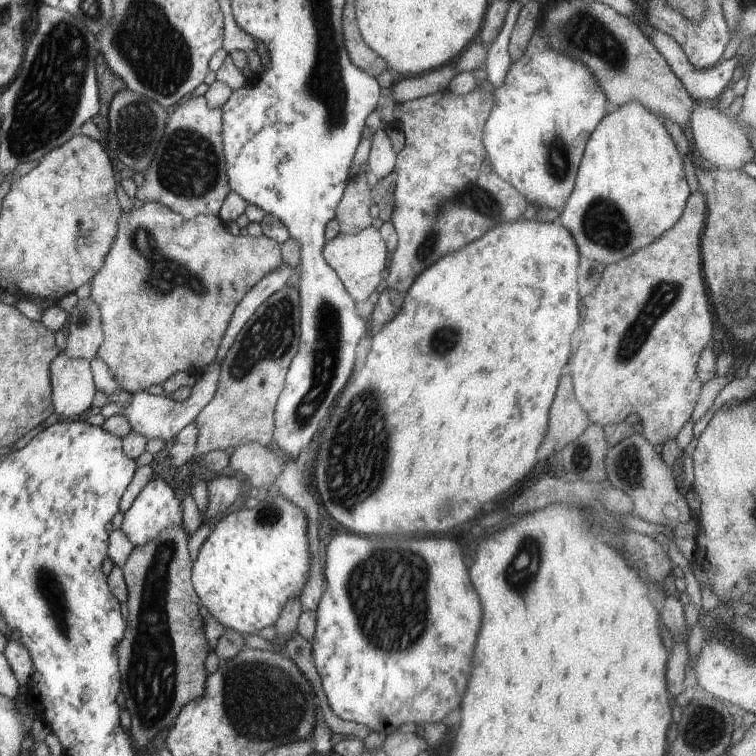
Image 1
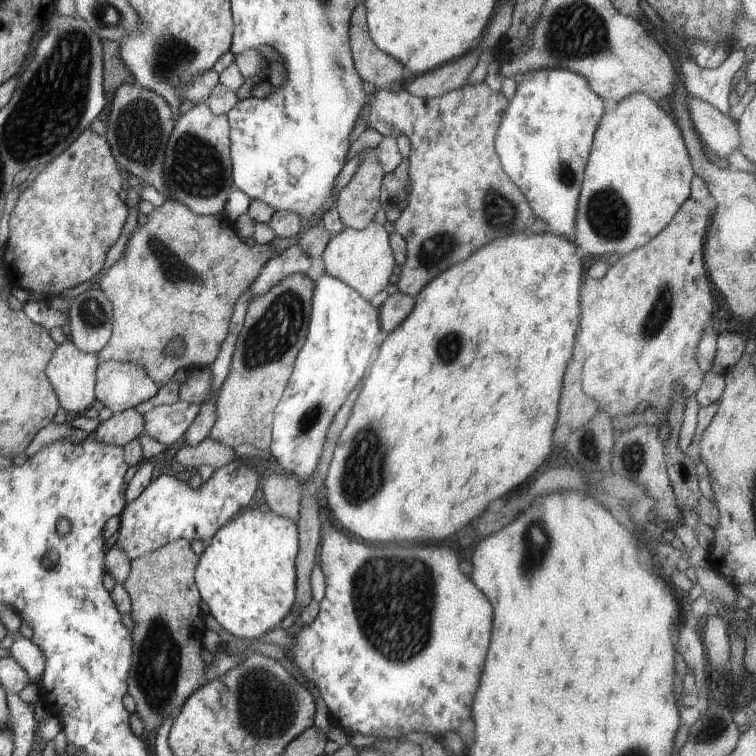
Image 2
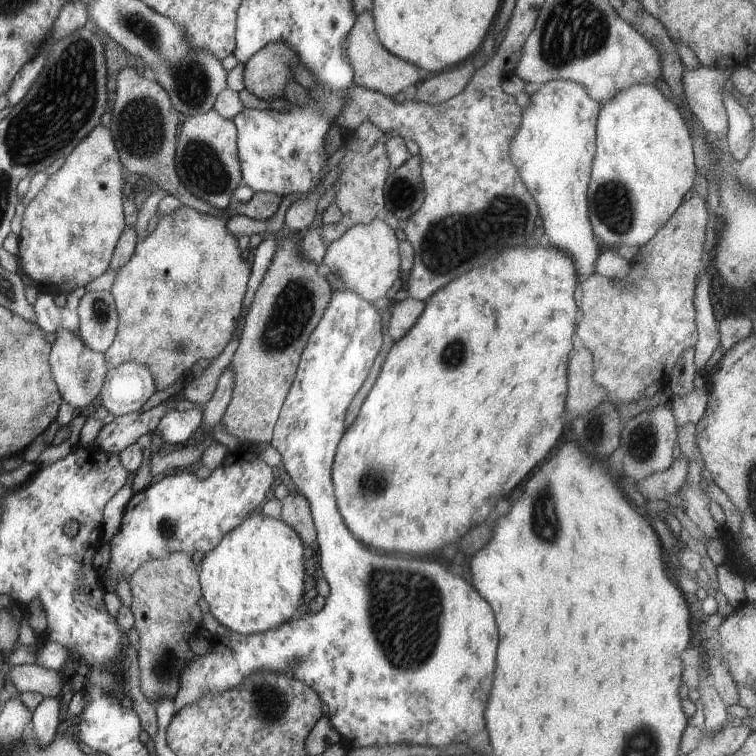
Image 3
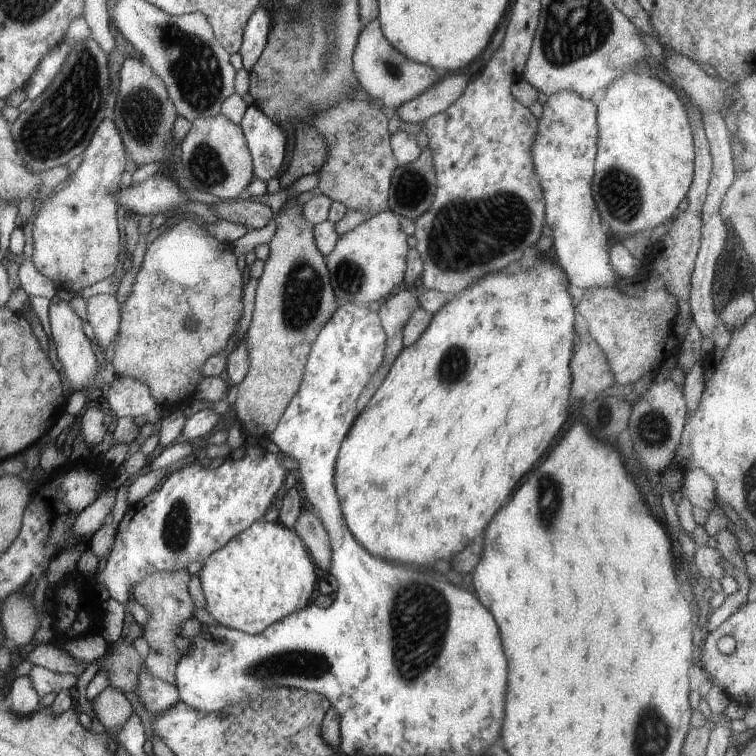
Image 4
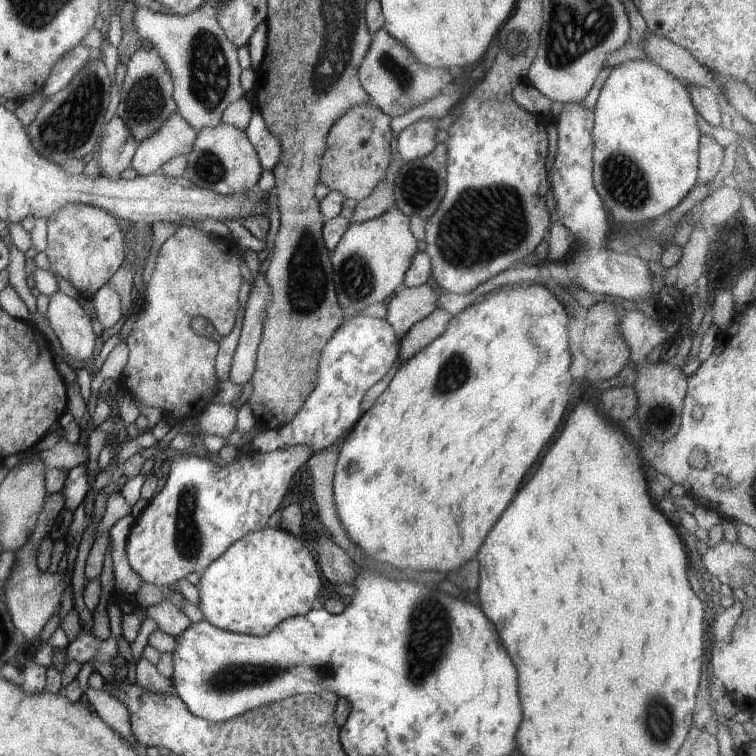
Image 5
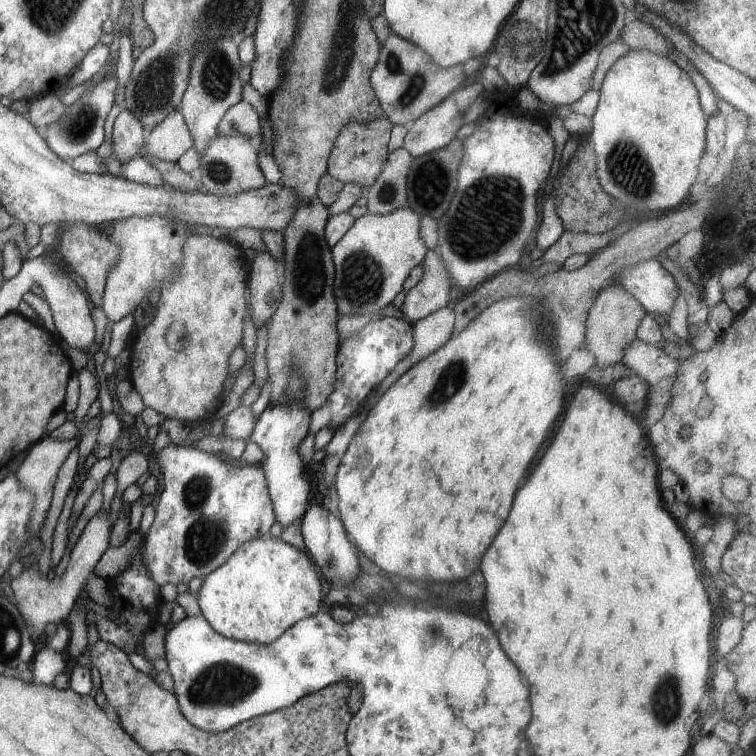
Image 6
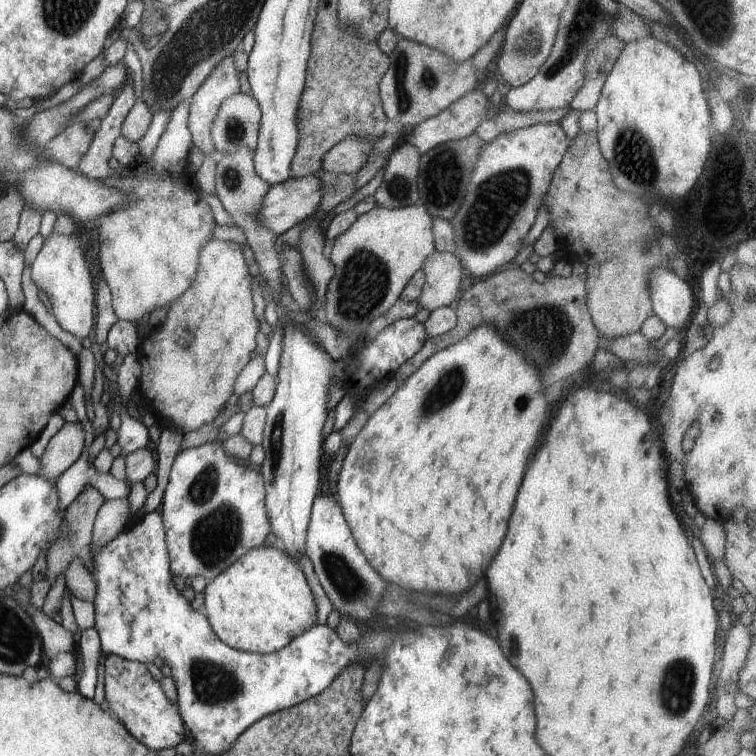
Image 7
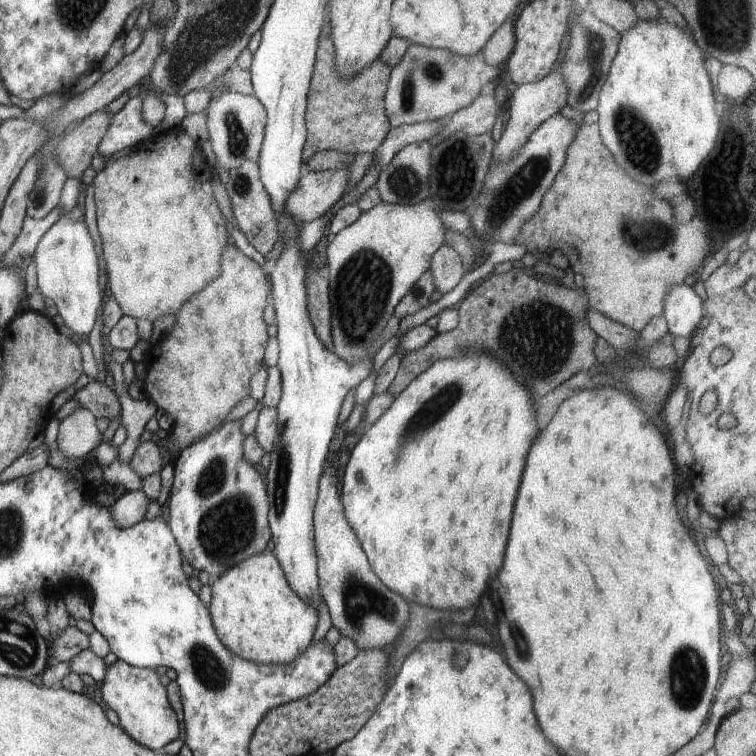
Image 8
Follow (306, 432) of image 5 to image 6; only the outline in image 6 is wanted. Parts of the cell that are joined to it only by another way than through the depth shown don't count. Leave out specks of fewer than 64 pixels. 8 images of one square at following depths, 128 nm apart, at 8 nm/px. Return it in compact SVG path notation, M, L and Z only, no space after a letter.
M394 317L369 321L358 333L339 343L335 355L334 389L318 409L310 412L308 433L317 432L327 424L333 425L335 430L364 403L367 395L407 356L412 346L412 325L405 319Z

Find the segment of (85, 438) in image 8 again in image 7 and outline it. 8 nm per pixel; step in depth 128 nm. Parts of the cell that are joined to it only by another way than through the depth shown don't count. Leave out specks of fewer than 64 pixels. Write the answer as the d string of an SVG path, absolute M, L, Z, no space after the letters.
M79 421L64 422L61 428L51 436L41 458L37 458L41 470L36 475L41 475L50 483L61 472L67 470L81 454L84 445L84 430Z

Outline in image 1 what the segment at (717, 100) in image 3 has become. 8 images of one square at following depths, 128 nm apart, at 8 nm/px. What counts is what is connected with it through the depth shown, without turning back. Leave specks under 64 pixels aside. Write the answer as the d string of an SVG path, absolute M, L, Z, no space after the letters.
M695 102L690 112L689 126L700 156L719 170L741 169L746 162L752 160L754 149L747 140L743 128L737 124L736 119L728 117L721 110Z

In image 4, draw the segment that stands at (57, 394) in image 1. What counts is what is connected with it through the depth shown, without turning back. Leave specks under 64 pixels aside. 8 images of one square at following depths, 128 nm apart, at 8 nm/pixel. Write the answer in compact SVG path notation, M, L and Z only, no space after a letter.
M54 295L48 302L48 313L46 315L46 328L48 335L53 339L57 360L63 368L65 381L70 384L70 392L88 392L100 388L105 384L109 385L116 377L112 366L106 361L97 366L95 352L91 350L88 338L81 330L81 320L77 314L69 308L68 302L59 299Z

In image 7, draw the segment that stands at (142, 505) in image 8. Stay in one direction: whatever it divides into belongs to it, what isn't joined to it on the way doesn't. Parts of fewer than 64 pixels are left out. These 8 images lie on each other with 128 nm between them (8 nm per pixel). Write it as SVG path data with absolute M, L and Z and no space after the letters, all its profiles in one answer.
M128 497L104 499L99 507L91 531L89 545L90 553L109 542L118 532L121 532L131 522L128 520Z

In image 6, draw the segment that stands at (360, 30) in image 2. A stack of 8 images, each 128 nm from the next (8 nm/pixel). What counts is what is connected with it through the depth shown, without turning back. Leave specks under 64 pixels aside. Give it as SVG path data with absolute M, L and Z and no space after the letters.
M390 34L380 45L377 62L369 75L370 87L385 116L393 125L404 126L439 104L463 80L462 64L441 69L423 49L395 34Z

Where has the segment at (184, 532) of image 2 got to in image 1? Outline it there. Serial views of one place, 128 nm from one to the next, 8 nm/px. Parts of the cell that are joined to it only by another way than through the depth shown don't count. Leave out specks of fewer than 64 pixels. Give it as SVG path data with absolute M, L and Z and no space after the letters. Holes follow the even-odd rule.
M219 475L209 481L207 502L200 514L200 521L223 512L237 498L245 495L246 482L239 476ZM162 478L150 480L141 488L133 504L125 510L120 526L121 532L133 546L144 545L147 541L154 539L161 529L167 527L182 527L181 525L180 500L177 499L169 483Z

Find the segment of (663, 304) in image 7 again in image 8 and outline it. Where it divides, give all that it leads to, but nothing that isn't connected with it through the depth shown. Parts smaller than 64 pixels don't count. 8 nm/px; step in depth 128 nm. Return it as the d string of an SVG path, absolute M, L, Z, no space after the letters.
M684 283L668 289L662 299L664 309L661 316L666 320L668 332L675 336L696 338L699 321L704 317L705 308L701 298Z

